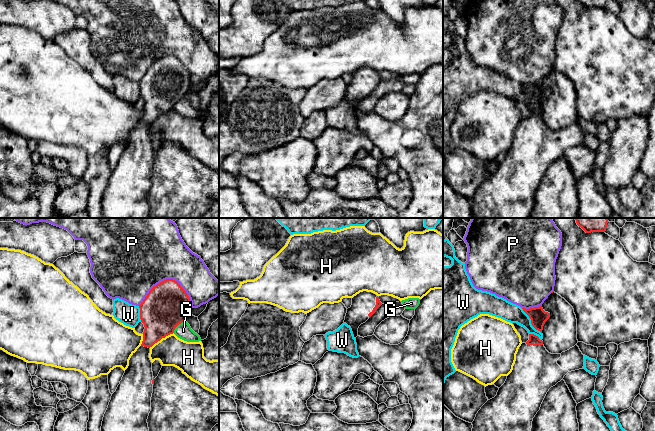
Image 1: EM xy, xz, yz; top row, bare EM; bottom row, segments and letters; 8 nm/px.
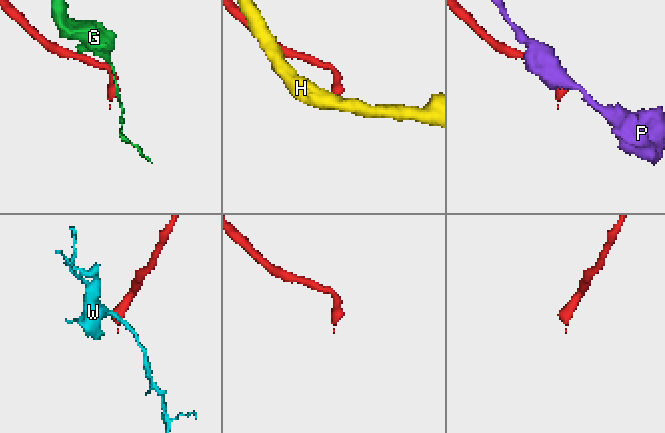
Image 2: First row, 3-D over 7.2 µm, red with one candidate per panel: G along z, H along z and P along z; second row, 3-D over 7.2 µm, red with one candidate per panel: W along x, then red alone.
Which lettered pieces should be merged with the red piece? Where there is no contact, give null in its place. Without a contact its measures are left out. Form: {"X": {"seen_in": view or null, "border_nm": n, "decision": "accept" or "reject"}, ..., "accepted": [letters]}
{"G": {"seen_in": "xy", "border_nm": 140, "decision": "reject"}, "H": {"seen_in": "xy", "border_nm": 240, "decision": "reject"}, "P": {"seen_in": "xy", "border_nm": 440, "decision": "reject"}, "W": {"seen_in": "yz", "border_nm": 260, "decision": "reject"}, "accepted": []}

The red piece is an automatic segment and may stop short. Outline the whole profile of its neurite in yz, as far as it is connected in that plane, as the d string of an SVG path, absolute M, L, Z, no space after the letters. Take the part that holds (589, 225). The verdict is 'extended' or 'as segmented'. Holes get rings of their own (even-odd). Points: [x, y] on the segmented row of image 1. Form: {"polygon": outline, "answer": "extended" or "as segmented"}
{"polygon": "M575 218L576 223L586 233L605 232L607 228L607 218Z", "answer": "as segmented"}

